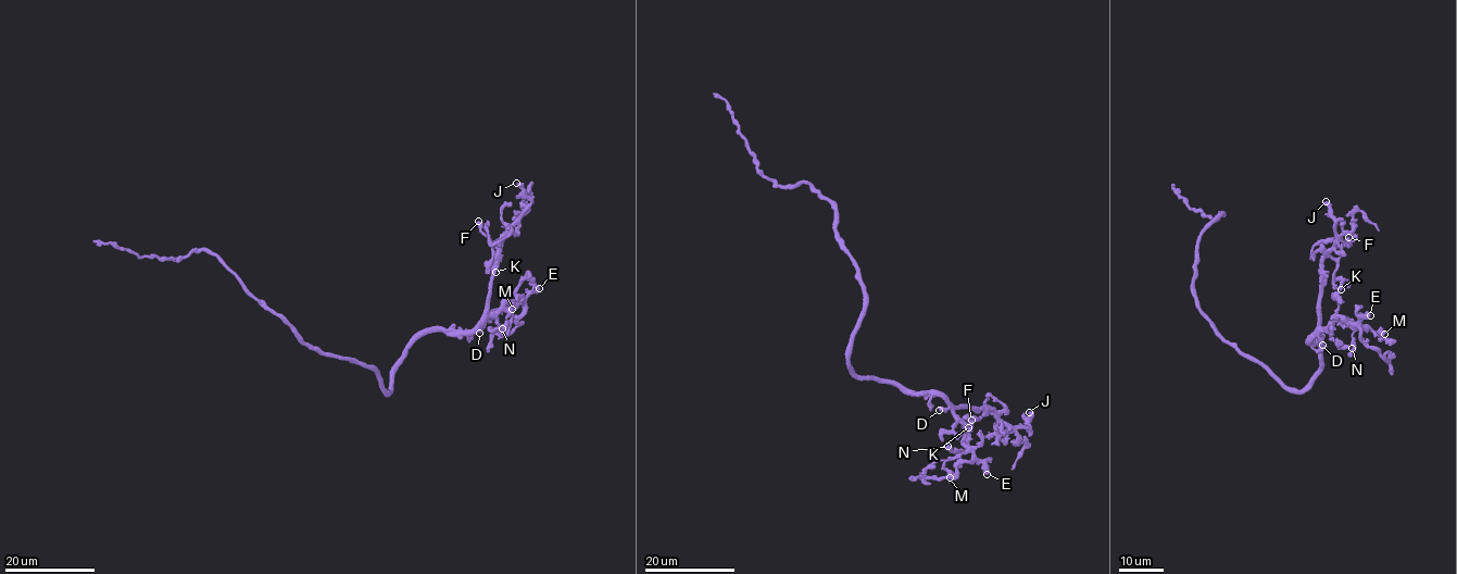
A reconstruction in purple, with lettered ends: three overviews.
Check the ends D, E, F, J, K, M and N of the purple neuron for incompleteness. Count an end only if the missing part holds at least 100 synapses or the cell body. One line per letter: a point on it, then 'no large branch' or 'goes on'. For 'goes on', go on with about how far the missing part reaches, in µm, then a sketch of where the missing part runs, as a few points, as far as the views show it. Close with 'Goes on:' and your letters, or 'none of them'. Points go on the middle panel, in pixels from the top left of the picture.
D: place (939, 410); no large branch
E: place (987, 474); goes on; missing 20 µm; course (987, 474), (991, 470), (997, 454), (990, 458), (986, 454)
F: place (971, 420); no large branch
J: place (1029, 412); goes on; missing 15 µm; course (1029, 412), (1028, 399), (1010, 387), (1020, 382)
K: place (968, 427); no large branch
M: place (950, 477); no large branch
N: place (947, 446); no large branch
Goes on: E, J

